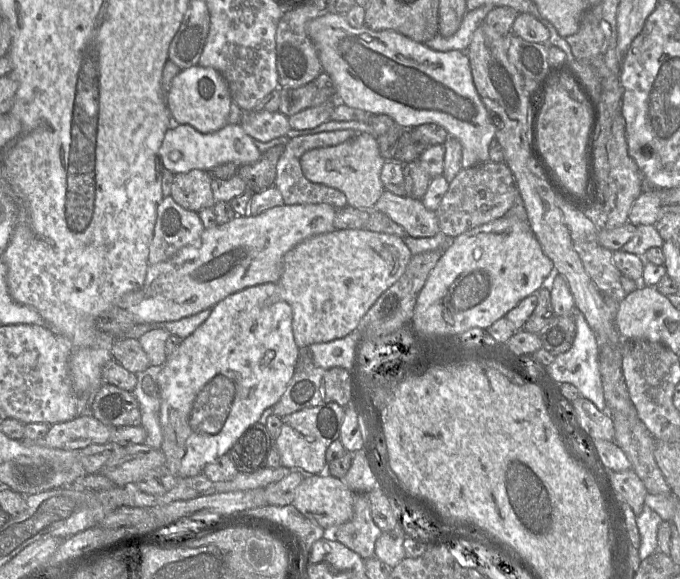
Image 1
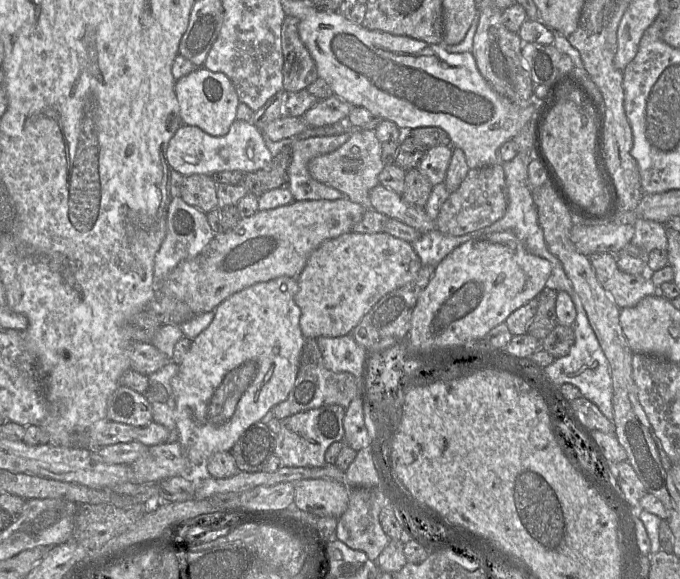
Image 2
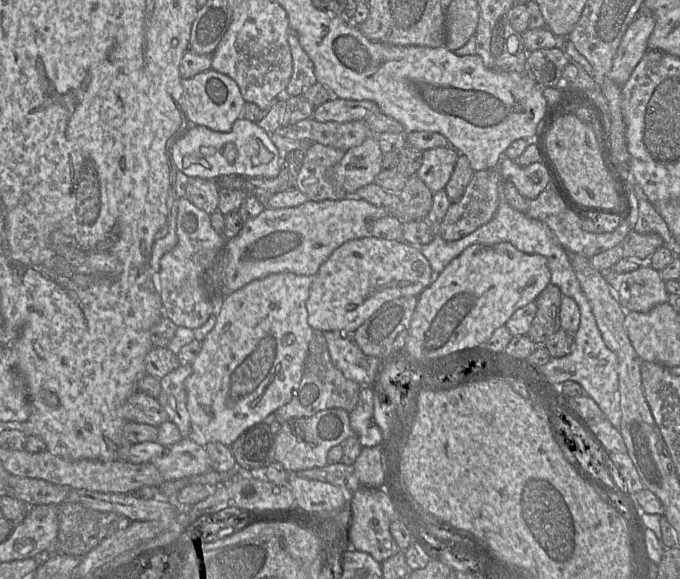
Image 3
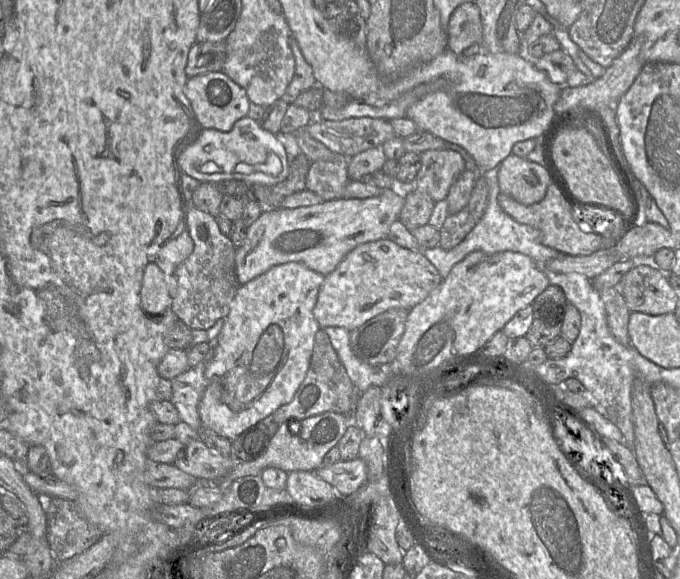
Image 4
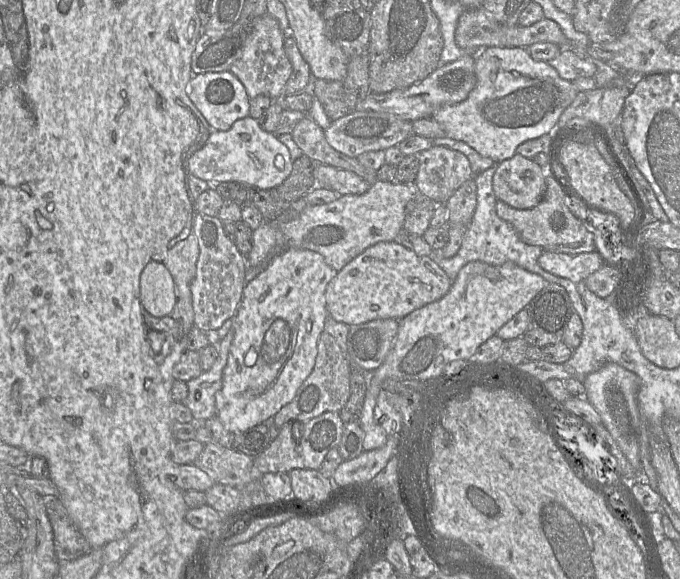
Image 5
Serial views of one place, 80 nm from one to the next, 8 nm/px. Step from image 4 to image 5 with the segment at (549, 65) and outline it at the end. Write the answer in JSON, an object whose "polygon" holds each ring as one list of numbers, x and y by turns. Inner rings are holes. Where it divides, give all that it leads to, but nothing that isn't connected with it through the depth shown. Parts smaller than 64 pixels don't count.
{"polygon":[[562,49,557,57,547,63,557,70,561,78,573,82,580,77,594,77,597,67,591,59,579,56,573,49]]}

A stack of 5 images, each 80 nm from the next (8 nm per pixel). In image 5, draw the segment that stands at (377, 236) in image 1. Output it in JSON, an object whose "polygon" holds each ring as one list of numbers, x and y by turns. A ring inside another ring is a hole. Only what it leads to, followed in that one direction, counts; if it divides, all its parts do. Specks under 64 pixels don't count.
{"polygon":[[381,241,347,263,325,290,328,317,349,326,376,319,400,320,412,311,441,299,452,281,430,257,419,256,396,241]]}

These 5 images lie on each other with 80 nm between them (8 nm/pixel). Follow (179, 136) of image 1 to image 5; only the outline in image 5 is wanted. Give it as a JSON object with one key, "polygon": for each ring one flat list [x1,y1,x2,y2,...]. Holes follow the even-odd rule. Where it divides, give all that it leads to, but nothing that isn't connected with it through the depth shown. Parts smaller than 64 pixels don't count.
{"polygon":[[249,116,237,120,228,131,213,131,206,144,186,162,188,173,207,183,239,182,259,189,271,189,283,183,291,174,292,165,289,149,278,140,276,133,262,130,258,121]]}

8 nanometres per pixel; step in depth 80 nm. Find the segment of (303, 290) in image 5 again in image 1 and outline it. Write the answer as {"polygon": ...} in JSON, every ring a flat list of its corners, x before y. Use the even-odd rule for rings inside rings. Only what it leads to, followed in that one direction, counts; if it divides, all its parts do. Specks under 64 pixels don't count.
{"polygon":[[278,282,247,287,218,302,205,322,167,356,159,375,163,434,160,449,166,458,165,466,175,477,202,473,205,465,227,454,243,433,259,422,263,411,280,400,299,358,292,320,292,308,282,297]]}

